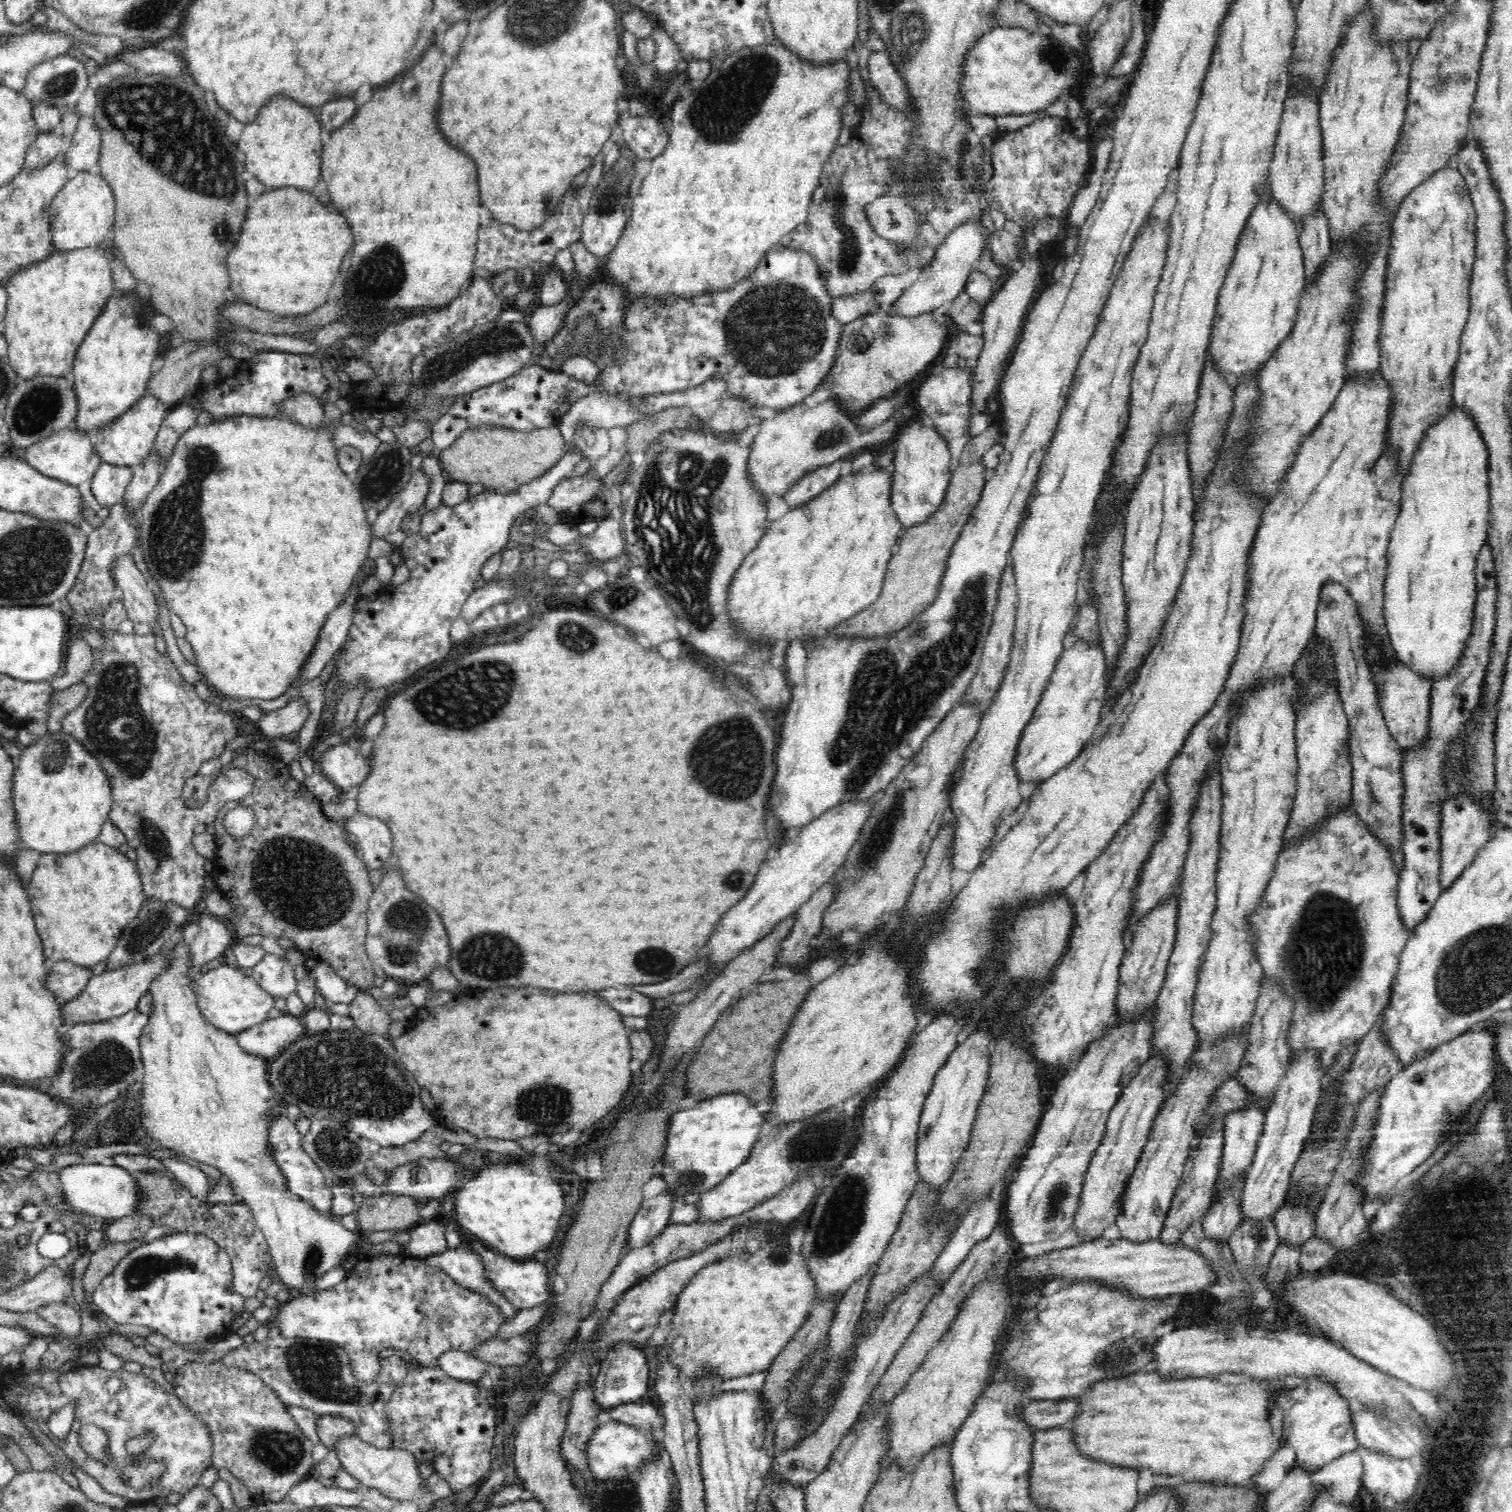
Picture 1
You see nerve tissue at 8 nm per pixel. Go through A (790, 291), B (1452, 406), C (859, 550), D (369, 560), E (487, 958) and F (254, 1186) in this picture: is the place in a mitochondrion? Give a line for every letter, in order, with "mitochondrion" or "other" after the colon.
A: mitochondrion
B: other
C: other
D: other
E: mitochondrion
F: other

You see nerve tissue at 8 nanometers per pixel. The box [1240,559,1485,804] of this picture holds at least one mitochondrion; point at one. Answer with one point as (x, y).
(1461, 768)

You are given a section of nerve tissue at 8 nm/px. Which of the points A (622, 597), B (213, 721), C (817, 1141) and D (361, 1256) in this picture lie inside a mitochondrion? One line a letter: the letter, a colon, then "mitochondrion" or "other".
A: mitochondrion
B: other
C: mitochondrion
D: other

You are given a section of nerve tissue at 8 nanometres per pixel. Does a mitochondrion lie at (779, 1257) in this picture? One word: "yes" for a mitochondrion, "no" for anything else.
yes

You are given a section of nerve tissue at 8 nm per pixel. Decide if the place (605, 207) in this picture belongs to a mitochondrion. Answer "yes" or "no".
yes

